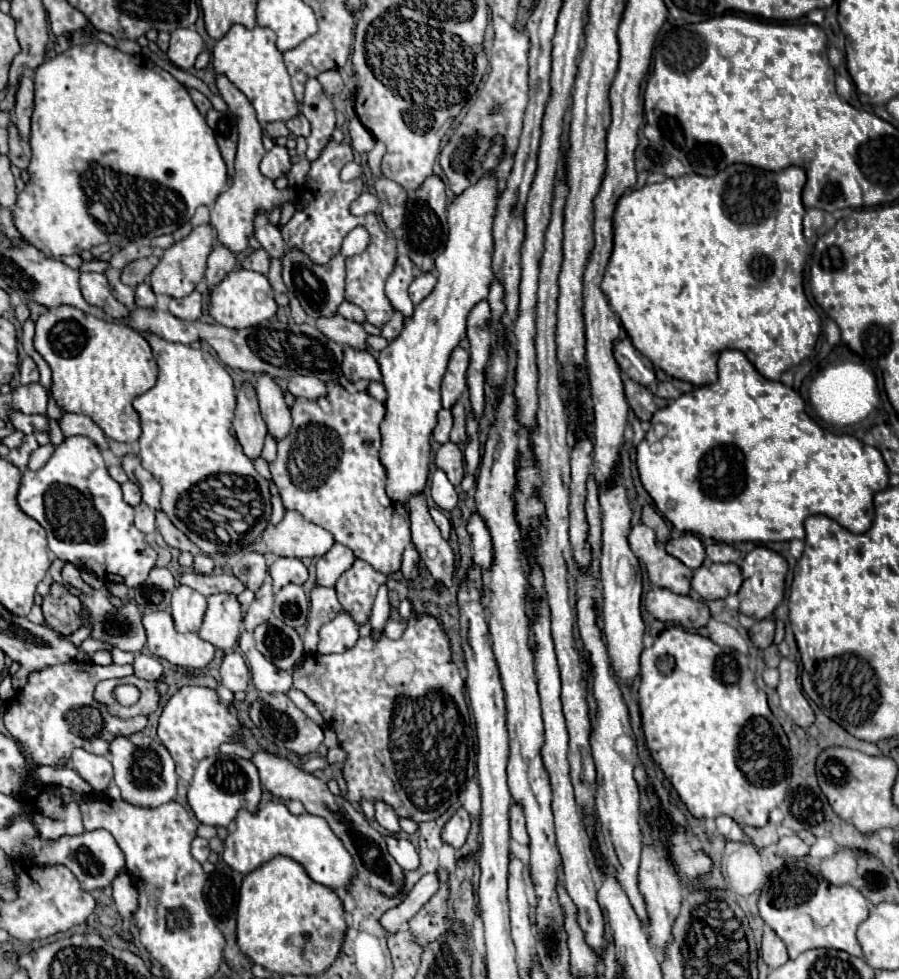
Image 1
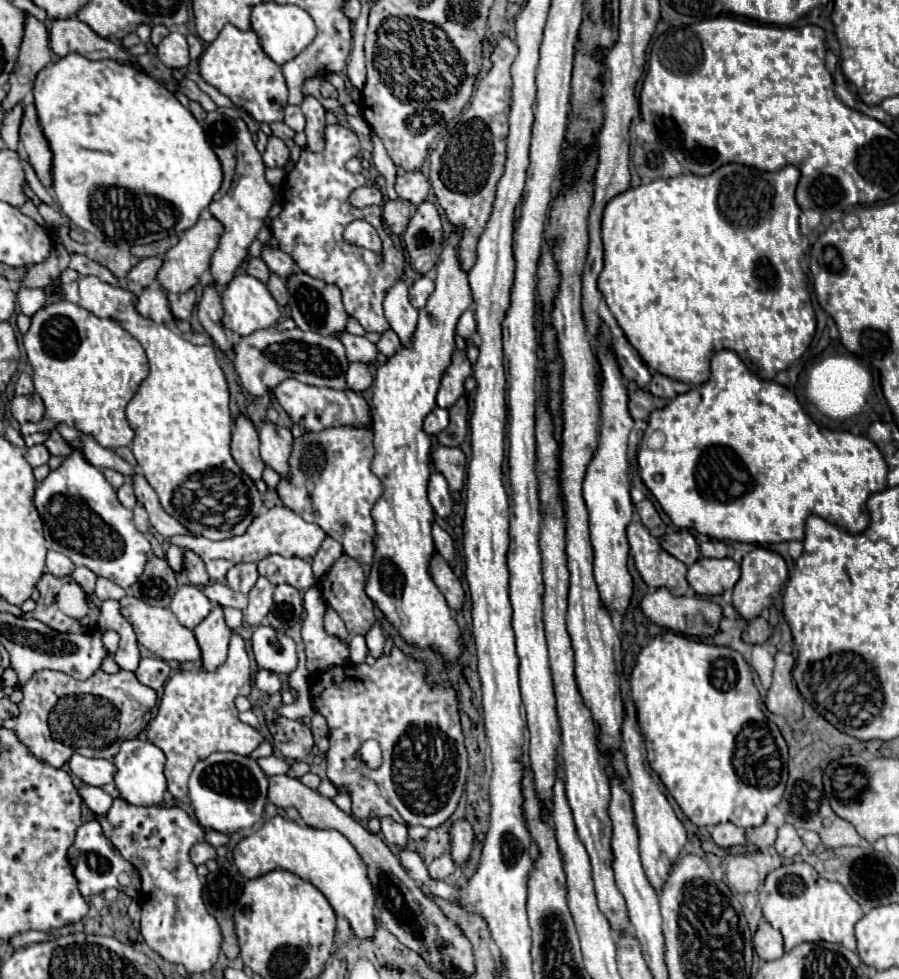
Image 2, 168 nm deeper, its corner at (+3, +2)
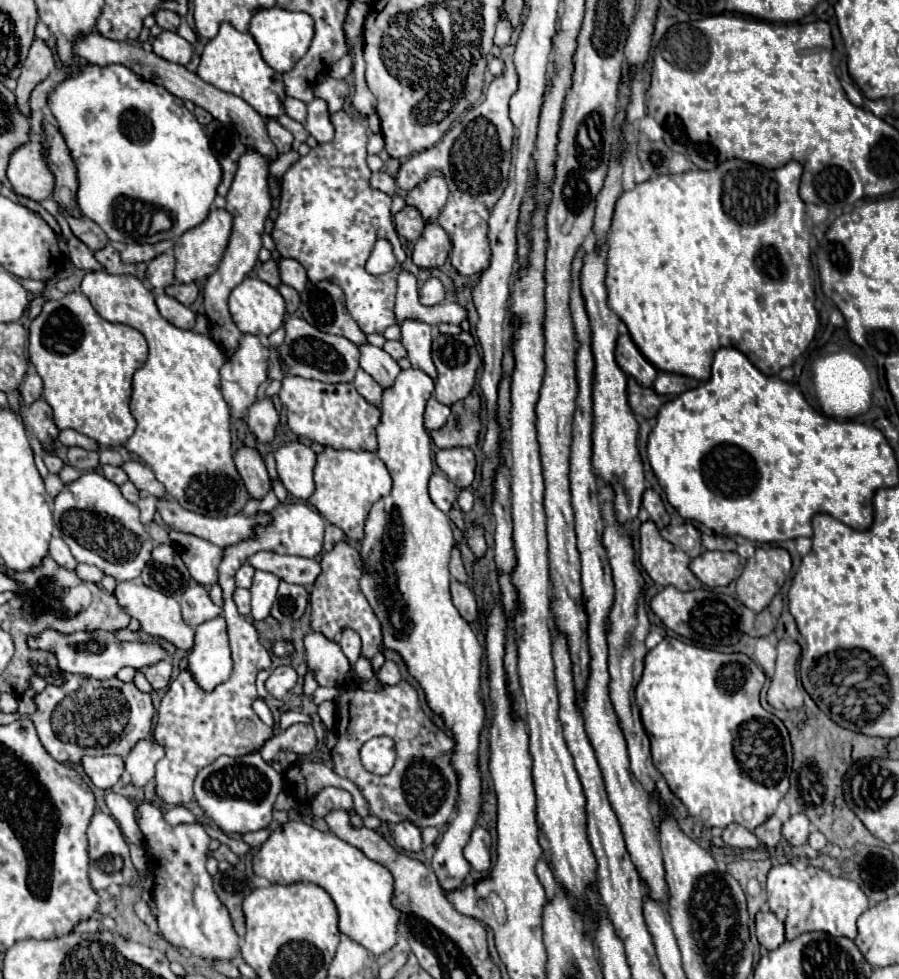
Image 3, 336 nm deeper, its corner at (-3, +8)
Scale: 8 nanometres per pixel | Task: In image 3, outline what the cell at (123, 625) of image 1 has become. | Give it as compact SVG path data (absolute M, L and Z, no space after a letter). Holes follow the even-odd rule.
M52 538L50 540L50 556L62 566L62 568L66 568L66 570L74 570L76 568L76 560L74 560L74 556L70 554L70 548L64 544L64 540L60 540L60 538Z

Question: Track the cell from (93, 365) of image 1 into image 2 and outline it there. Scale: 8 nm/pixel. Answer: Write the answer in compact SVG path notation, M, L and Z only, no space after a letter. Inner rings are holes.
M58 300L32 316L24 348L34 372L34 388L46 406L46 414L42 422L22 424L23 436L68 424L110 450L132 442L134 432L126 422L124 408L148 374L148 358L140 342L118 322L98 318L68 300Z

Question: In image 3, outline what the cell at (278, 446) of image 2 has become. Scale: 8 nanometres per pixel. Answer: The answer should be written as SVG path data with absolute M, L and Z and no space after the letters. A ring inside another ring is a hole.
M300 440L284 442L274 452L276 464L278 464L278 476L286 490L302 500L308 500L308 496L314 492L314 480L312 480L312 468L316 464L316 454L310 450L310 446L302 444Z

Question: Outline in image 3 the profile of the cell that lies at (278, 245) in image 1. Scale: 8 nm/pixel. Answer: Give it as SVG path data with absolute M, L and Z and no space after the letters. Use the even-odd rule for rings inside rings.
M280 258L278 260L278 270L280 270L280 278L282 278L284 284L296 288L298 292L304 290L306 282L308 282L308 276L306 276L306 270L302 268L302 264L298 260Z

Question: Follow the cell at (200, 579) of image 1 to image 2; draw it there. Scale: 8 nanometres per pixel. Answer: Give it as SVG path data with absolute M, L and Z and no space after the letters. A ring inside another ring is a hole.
M214 582L210 586L204 586L202 588L204 594L214 602L214 604L220 604L220 606L232 606L232 608L238 608L238 610L246 610L248 606L248 598L244 594L238 594L234 590L230 590L224 582Z

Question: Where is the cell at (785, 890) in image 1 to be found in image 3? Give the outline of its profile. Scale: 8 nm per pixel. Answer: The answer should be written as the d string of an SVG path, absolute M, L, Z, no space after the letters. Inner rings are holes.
M780 864L768 872L768 906L786 926L786 940L794 940L804 932L822 930L832 936L856 938L856 920L868 910L868 898L856 882L846 878L832 878L814 866Z

